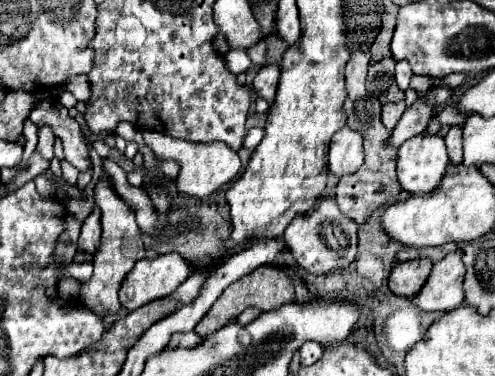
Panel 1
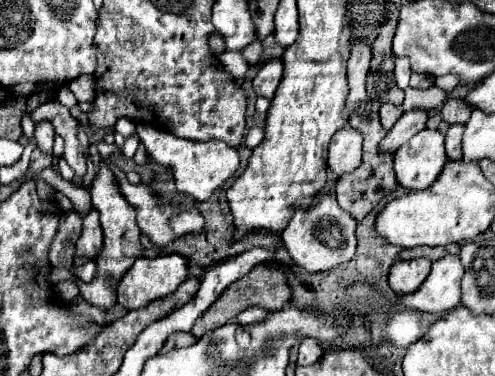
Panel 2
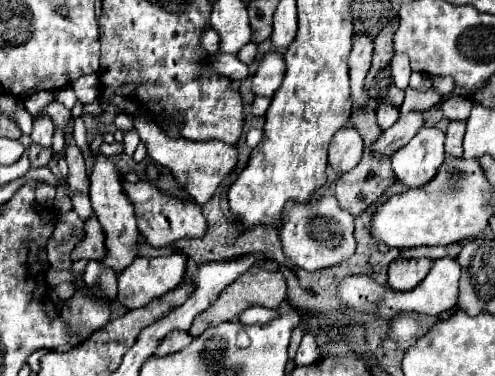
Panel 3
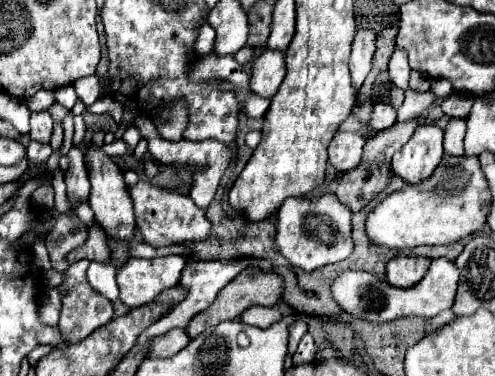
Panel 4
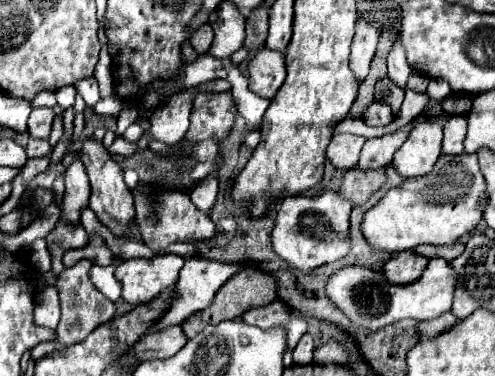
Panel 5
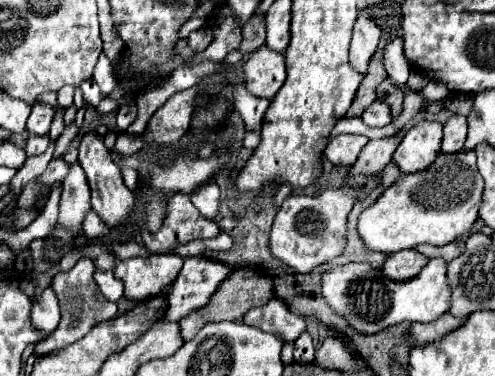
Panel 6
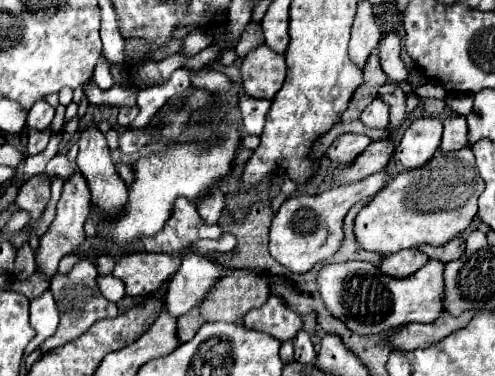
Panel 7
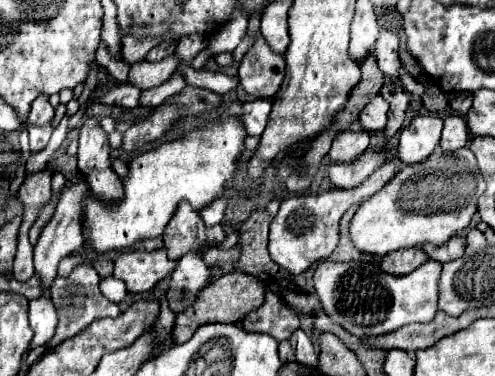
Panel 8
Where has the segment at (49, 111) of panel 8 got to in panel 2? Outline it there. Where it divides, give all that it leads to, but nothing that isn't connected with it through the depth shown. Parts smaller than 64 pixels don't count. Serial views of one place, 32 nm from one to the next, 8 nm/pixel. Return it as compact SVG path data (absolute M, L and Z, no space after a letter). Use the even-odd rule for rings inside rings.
M46 122L36 124L36 142L38 142L38 148L40 148L44 154L50 154L50 156L52 156L54 130L52 130L50 124L46 124Z

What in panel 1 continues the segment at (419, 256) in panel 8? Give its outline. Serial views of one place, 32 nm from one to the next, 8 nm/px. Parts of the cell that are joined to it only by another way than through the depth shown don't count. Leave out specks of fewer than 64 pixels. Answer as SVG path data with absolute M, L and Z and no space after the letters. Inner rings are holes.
M428 258L396 262L392 268L392 274L388 278L390 290L402 298L416 296L416 292L420 292L420 288L426 284L430 270L432 270L432 260L428 260Z

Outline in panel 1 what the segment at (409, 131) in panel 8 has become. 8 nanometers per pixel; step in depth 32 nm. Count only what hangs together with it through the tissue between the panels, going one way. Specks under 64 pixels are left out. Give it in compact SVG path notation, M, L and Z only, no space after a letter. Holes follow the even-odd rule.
M414 136L398 154L398 182L410 194L432 194L450 164L442 136Z

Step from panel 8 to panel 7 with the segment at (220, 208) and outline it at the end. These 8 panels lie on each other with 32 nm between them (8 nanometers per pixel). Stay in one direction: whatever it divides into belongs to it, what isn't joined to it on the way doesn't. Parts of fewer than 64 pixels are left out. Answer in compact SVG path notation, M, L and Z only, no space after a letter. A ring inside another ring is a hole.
M216 190L212 192L212 196L208 196L208 200L200 200L200 204L196 204L200 216L208 222L208 224L216 224L218 218L222 216L222 208L224 208L224 196Z

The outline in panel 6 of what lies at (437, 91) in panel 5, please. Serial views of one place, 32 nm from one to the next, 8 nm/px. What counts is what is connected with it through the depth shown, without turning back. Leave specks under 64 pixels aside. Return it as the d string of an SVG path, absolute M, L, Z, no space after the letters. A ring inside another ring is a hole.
M432 80L432 84L428 84L420 94L422 94L426 100L444 100L446 94L448 94L448 86Z

